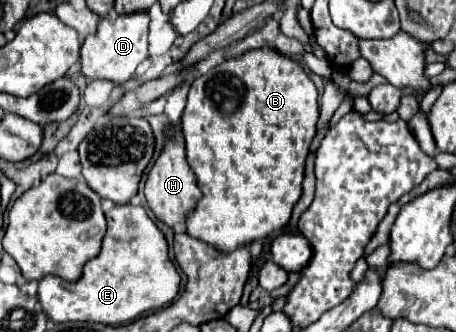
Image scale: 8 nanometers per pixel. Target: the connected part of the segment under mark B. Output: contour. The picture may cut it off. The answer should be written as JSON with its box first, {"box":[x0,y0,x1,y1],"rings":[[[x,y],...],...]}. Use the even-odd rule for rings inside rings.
{"box":[182,47,320,253],"rings":[[[268,47],[246,51],[238,59],[226,59],[224,63],[212,67],[208,73],[200,75],[198,79],[194,79],[194,83],[190,85],[188,103],[186,103],[186,109],[184,109],[184,115],[182,115],[182,133],[186,137],[186,159],[188,159],[190,167],[194,169],[194,173],[198,177],[198,187],[202,189],[204,195],[196,203],[196,207],[190,211],[190,215],[186,215],[186,233],[192,235],[194,239],[204,241],[206,245],[214,247],[220,253],[232,253],[232,251],[236,251],[240,247],[248,247],[250,243],[254,243],[258,239],[266,239],[272,231],[280,231],[290,221],[292,209],[302,197],[304,165],[306,165],[306,157],[310,153],[312,139],[316,137],[318,111],[320,111],[318,109],[318,91],[316,91],[314,83],[310,81],[310,77],[304,73],[302,65],[298,61],[294,61],[294,59],[288,59],[288,57],[280,55],[274,49],[268,49]]]}

